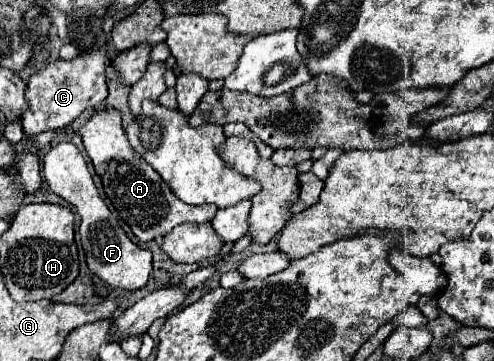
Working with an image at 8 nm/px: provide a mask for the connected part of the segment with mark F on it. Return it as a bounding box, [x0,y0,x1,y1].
[42,142,152,288]

